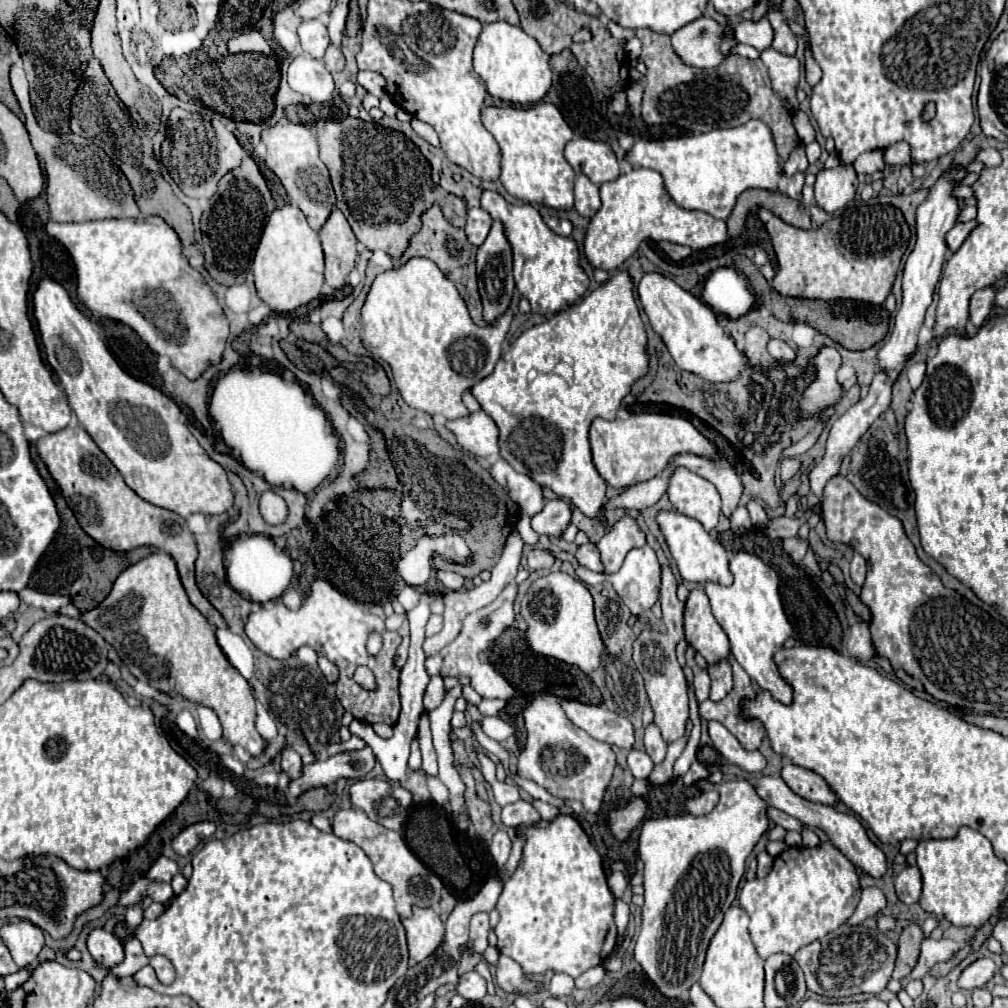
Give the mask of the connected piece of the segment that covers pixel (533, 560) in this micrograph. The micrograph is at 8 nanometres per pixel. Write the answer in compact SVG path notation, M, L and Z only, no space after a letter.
M535 548L535 550L531 550L527 554L527 562L529 562L531 570L543 570L543 568L551 568L553 562L555 562L555 558L549 552Z

